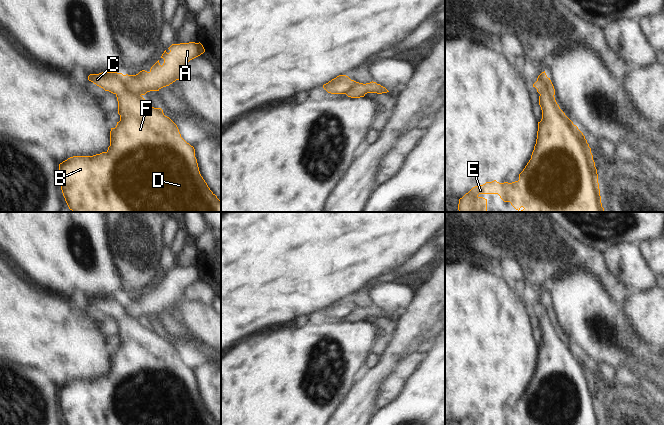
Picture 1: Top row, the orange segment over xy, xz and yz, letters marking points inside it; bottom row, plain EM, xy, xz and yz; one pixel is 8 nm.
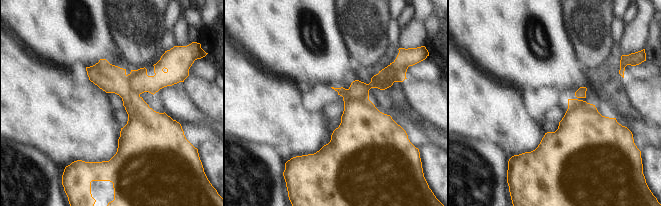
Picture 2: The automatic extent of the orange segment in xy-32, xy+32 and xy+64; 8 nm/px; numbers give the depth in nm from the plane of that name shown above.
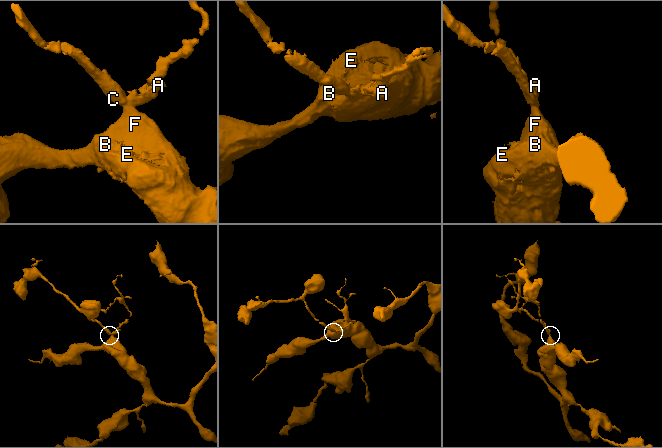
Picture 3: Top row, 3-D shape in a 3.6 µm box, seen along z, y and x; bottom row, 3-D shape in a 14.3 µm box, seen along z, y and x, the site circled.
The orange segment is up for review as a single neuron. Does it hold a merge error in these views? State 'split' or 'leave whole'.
split

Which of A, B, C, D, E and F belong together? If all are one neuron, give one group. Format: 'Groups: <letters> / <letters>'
Groups: A / B C D E F

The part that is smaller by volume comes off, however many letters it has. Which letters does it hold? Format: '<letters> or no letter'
A

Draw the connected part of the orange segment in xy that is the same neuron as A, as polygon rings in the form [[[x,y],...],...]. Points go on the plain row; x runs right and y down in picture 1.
[[[195,266],[172,268],[169,272],[169,277],[164,275],[161,282],[164,283],[164,287],[161,290],[159,284],[151,291],[150,295],[140,295],[136,299],[124,299],[124,314],[123,317],[136,320],[145,319],[150,315],[159,315],[161,312],[169,310],[176,304],[179,304],[183,300],[184,290],[192,283],[200,280],[205,276],[203,269]]]

